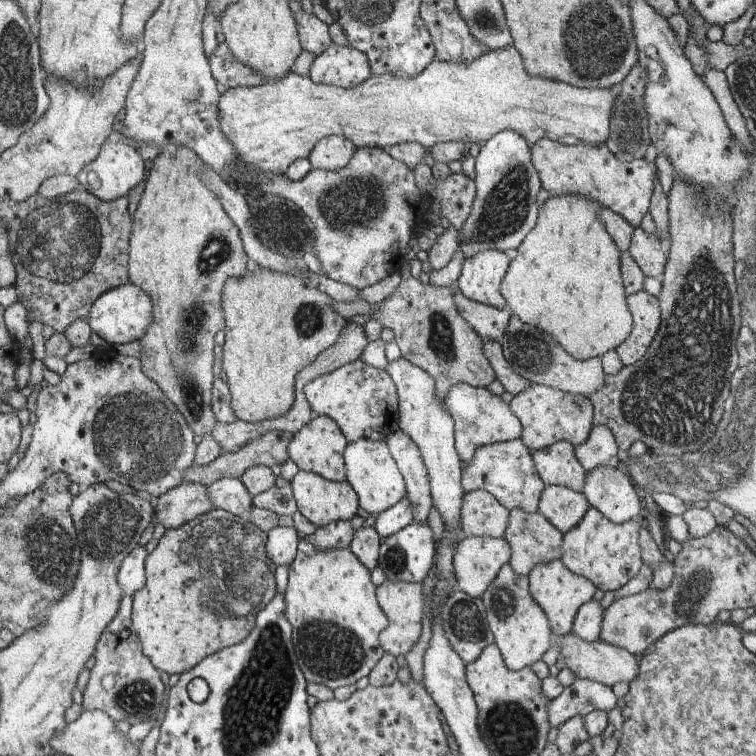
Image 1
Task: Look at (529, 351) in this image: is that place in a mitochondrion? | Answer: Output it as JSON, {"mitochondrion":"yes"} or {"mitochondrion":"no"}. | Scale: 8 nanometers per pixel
{"mitochondrion":"yes"}

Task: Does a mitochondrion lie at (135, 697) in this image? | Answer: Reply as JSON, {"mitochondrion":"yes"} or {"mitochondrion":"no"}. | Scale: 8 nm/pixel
{"mitochondrion":"yes"}

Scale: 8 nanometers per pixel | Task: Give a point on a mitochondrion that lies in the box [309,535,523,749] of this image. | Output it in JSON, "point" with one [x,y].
{"point":[463,619]}

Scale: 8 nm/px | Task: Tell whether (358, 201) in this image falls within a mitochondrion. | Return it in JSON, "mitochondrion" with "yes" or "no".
{"mitochondrion":"yes"}

